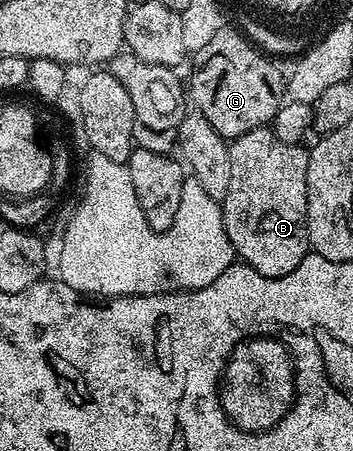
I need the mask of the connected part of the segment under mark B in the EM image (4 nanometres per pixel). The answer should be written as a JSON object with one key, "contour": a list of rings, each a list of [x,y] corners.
{"contour":[[[271,127],[250,130],[228,146],[230,154],[230,190],[222,201],[226,234],[234,246],[237,257],[263,276],[285,276],[290,274],[304,257],[309,255],[308,242],[308,169],[309,149],[299,144],[287,144],[274,135]]]}

